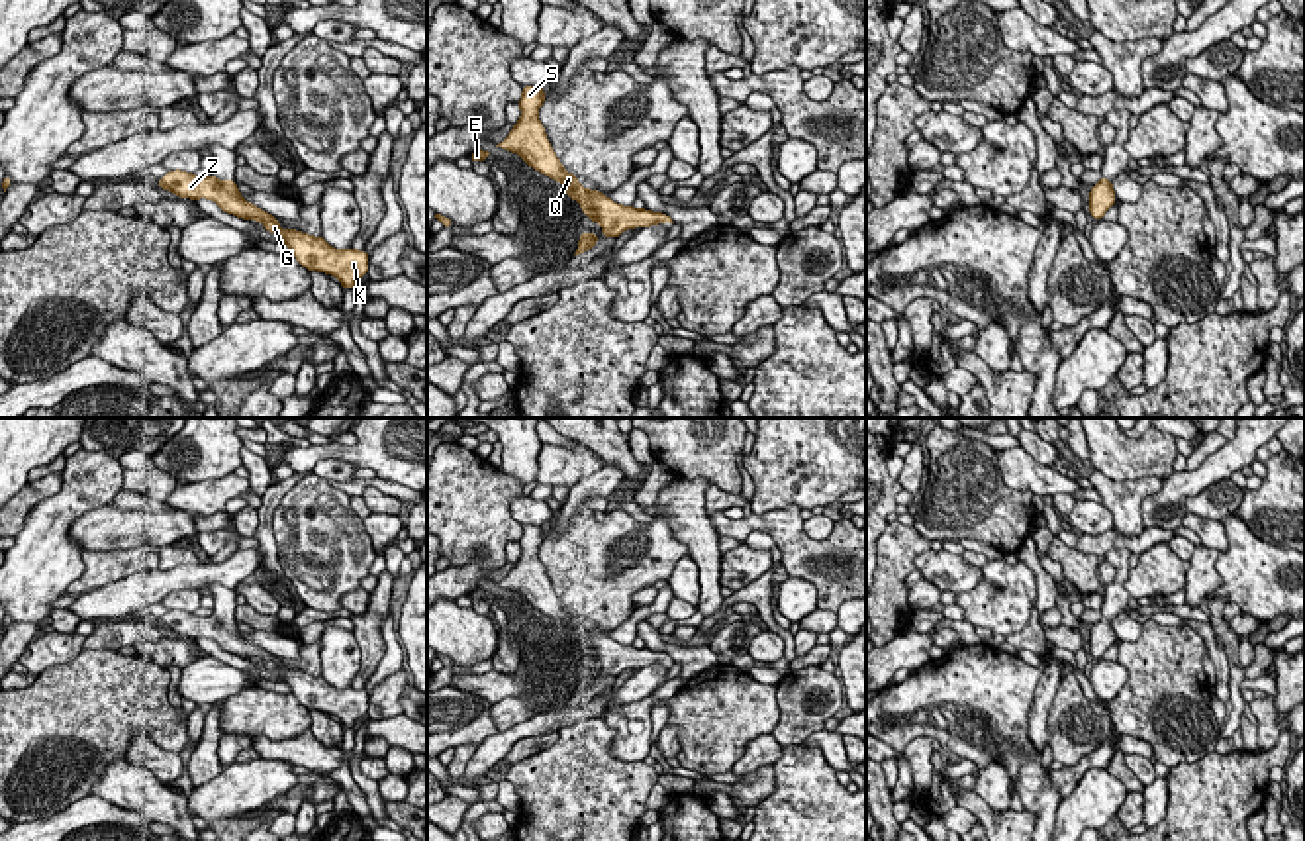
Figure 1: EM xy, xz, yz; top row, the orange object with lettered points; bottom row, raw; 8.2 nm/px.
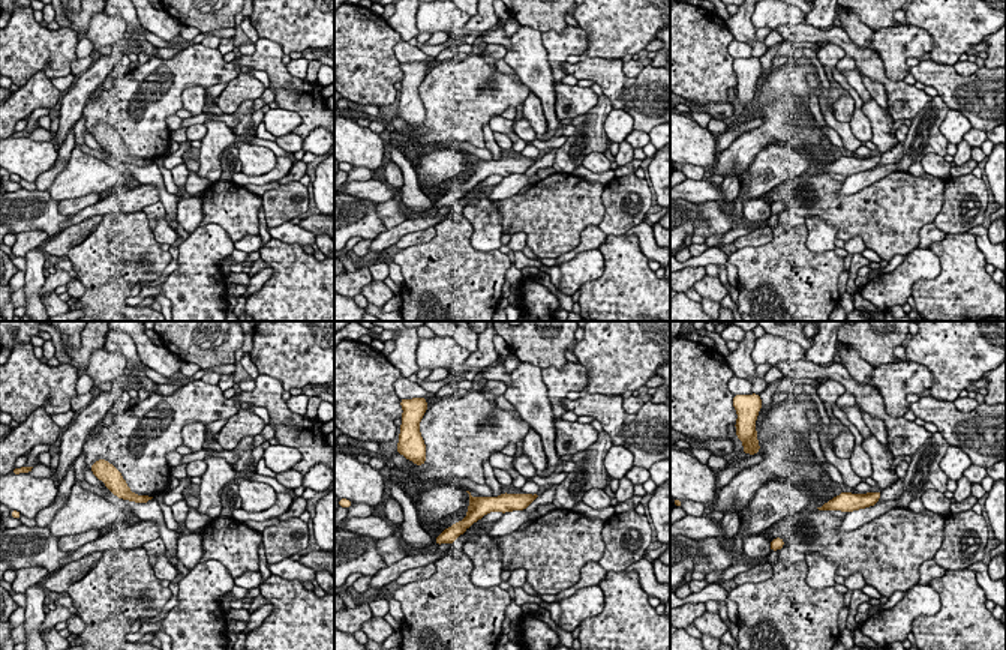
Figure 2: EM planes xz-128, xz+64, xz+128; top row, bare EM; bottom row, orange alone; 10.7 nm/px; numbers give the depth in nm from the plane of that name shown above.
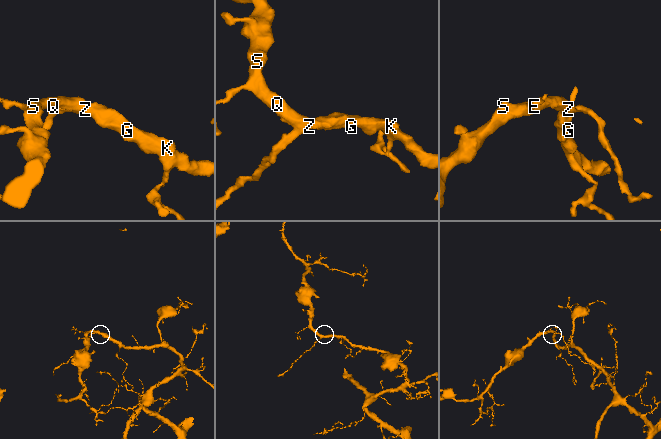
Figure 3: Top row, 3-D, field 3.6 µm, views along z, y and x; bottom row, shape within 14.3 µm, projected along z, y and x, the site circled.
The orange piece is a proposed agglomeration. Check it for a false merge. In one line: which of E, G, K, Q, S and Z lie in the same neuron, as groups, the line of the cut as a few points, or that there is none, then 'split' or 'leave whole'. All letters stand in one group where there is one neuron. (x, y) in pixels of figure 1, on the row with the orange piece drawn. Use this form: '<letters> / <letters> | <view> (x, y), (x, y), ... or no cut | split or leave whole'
E G K Q S Z | no cut | leave whole

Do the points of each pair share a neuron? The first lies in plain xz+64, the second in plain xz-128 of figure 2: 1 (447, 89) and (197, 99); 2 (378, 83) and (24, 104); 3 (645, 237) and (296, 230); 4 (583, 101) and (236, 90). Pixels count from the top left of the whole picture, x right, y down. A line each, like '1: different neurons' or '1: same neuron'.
1: different neurons
2: different neurons
3: same neuron
4: same neuron

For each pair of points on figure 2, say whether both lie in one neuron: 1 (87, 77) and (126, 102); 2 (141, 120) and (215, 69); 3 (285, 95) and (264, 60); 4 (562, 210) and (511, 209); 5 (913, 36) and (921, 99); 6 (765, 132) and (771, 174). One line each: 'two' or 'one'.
1: two
2: one
3: one
4: one
5: two
6: two

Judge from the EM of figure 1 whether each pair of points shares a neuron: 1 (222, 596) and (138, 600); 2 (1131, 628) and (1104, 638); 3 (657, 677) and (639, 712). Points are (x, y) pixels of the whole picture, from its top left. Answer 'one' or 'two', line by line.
1: two
2: two
3: two

